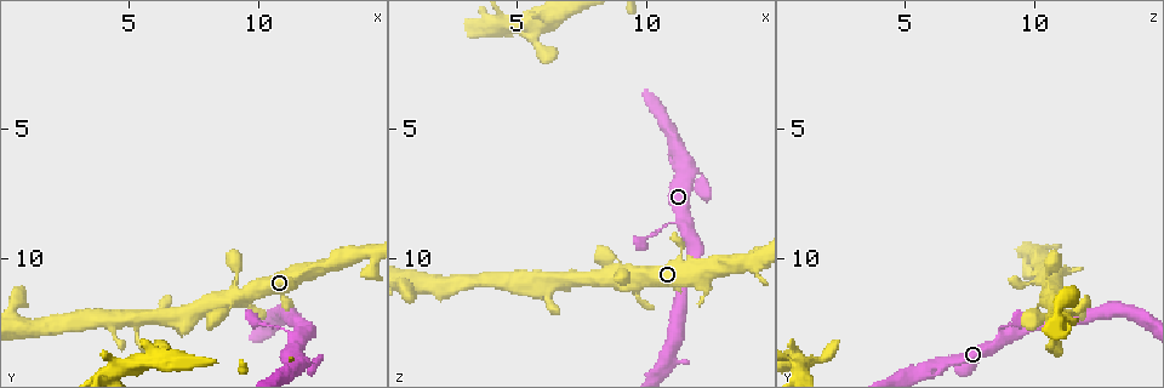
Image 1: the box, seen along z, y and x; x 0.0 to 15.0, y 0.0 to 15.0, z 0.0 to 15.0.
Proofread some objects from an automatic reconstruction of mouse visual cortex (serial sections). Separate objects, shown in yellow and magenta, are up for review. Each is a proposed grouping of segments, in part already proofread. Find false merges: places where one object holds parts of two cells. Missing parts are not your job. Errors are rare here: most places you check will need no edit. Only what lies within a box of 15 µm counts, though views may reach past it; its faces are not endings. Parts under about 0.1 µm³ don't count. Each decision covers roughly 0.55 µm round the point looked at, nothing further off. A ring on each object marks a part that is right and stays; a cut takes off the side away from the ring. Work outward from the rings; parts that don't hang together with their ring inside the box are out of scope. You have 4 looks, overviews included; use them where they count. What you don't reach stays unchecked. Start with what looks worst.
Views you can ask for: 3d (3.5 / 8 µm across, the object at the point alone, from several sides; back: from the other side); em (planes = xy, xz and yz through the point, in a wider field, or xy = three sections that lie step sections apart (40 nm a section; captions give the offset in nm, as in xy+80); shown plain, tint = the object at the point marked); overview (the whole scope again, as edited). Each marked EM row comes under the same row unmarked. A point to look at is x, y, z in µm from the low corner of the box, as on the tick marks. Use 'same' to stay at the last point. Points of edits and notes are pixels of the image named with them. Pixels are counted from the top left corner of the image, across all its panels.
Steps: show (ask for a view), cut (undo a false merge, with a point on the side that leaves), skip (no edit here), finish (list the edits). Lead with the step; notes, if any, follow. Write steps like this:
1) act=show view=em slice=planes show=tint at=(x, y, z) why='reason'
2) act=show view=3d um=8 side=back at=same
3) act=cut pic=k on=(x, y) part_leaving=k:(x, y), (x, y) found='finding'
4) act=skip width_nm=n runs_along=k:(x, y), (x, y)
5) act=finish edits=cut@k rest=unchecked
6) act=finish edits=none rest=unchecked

act=show view=3d um=3.5 at=(12.0, 14.0, 6.7) why='abrupt turn'

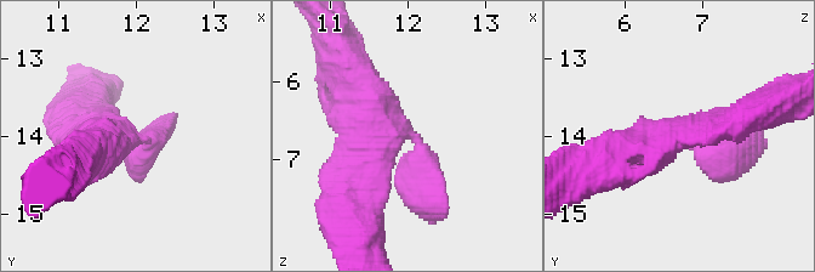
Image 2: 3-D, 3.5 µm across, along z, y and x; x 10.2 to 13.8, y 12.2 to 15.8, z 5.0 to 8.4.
act=show view=em slice=xy step=3 show=tint at=(12.05, 14.05, 6.70) why='now the EM'

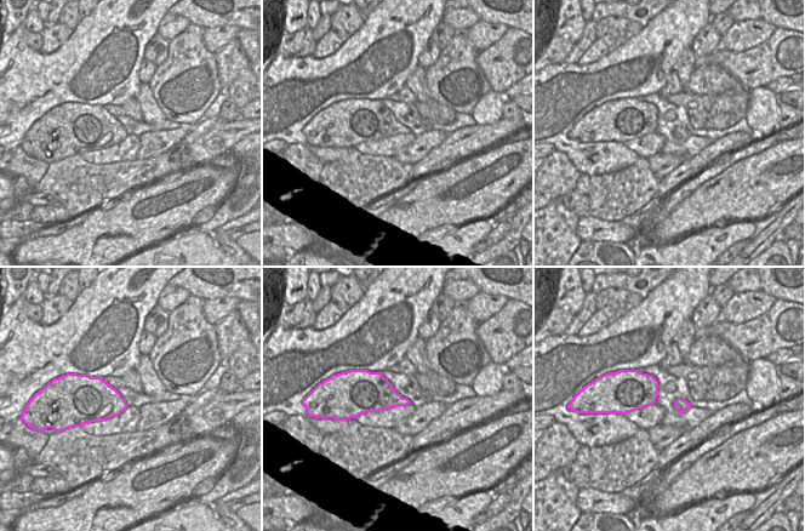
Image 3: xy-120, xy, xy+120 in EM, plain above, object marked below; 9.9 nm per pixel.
act=skip runs_along=2:(360, 182), (431, 204) found='one cell here'

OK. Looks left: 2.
act=show view=em slice=xy step=3 show=tint at=(6.4, 12.2, 10.8) why='thick turns thin'

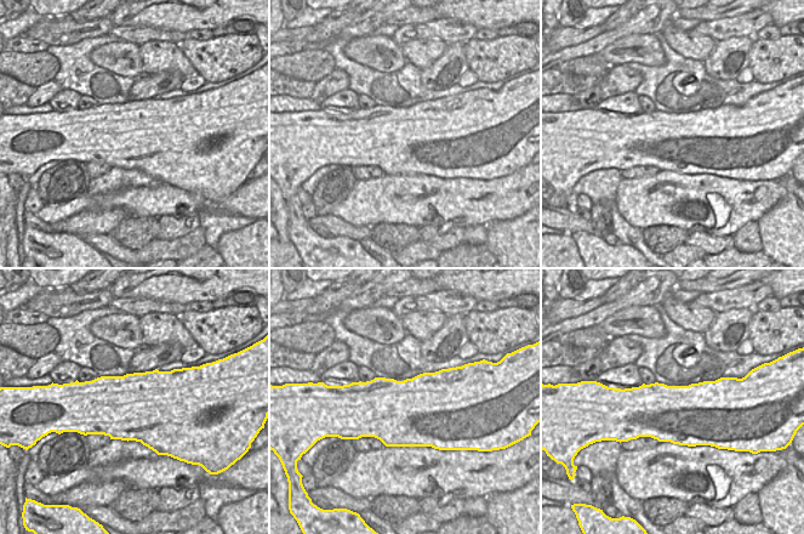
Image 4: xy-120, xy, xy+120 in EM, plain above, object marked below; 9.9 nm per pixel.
act=show view=3d um=3.5 at=same

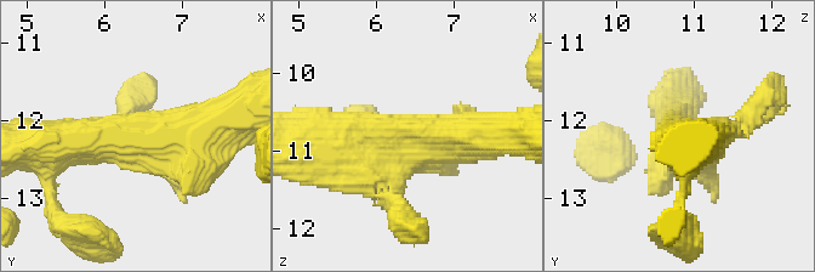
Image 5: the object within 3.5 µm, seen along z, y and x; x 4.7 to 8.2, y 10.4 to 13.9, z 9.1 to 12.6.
act=skip width_nm=700 runs_along=5:(210, 125), (177, 141), (50, 145) found='continuous, no second cell'

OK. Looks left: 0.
act=finish edits=none rest=unchecked

